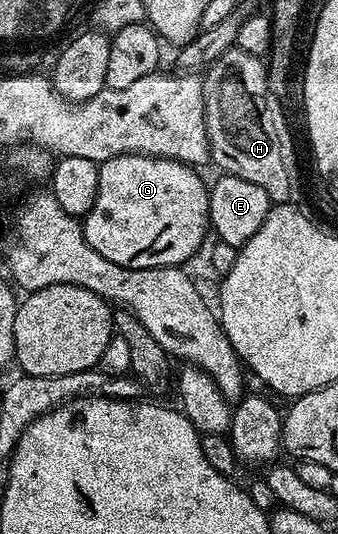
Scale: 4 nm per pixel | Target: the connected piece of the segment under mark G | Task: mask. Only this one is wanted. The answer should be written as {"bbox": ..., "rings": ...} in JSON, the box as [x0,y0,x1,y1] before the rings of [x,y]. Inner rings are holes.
{"bbox":[81,154,210,268],"rings":[[[126,154],[125,156],[113,156],[109,160],[99,163],[99,183],[97,184],[97,200],[93,200],[93,208],[84,214],[81,221],[83,223],[83,235],[93,248],[93,252],[101,252],[105,260],[117,264],[121,268],[157,268],[158,266],[182,267],[194,259],[195,254],[202,246],[208,229],[208,218],[210,216],[210,196],[208,183],[203,183],[198,178],[196,171],[192,167],[186,166],[184,162],[174,162],[171,158],[150,158],[147,154]]]}

